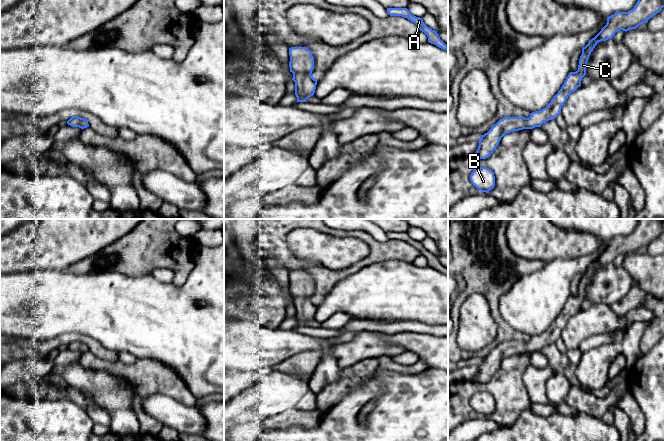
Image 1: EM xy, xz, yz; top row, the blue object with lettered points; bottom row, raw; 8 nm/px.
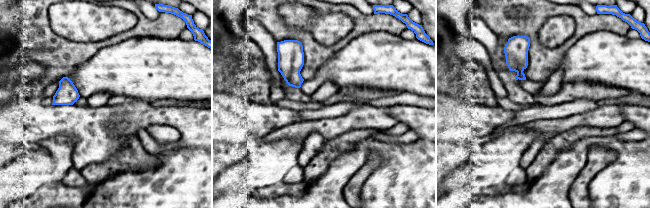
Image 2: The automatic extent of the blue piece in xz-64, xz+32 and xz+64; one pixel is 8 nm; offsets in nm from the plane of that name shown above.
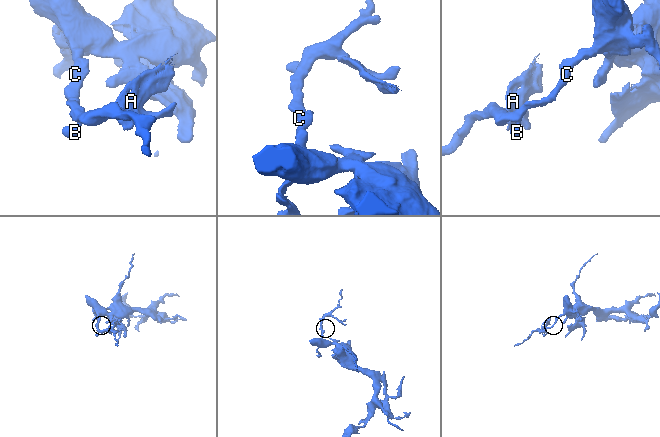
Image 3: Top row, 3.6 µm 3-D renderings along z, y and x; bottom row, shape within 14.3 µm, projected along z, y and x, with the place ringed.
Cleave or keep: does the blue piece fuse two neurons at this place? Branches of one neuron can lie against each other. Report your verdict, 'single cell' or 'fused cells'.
single cell

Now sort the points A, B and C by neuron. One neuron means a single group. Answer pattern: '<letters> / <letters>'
A B C

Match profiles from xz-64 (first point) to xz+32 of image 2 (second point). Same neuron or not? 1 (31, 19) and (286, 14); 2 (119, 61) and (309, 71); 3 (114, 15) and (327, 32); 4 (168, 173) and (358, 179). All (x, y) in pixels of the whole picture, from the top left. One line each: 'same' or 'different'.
1: different
2: different
3: same
4: different

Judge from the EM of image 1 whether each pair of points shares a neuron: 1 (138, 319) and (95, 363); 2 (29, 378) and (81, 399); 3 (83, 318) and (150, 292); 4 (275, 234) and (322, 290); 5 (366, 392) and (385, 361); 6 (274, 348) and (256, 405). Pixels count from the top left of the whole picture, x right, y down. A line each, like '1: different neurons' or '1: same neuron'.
1: different neurons
2: same neuron
3: same neuron
4: same neuron
5: different neurons
6: different neurons

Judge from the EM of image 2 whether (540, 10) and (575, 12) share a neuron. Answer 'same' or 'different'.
same

